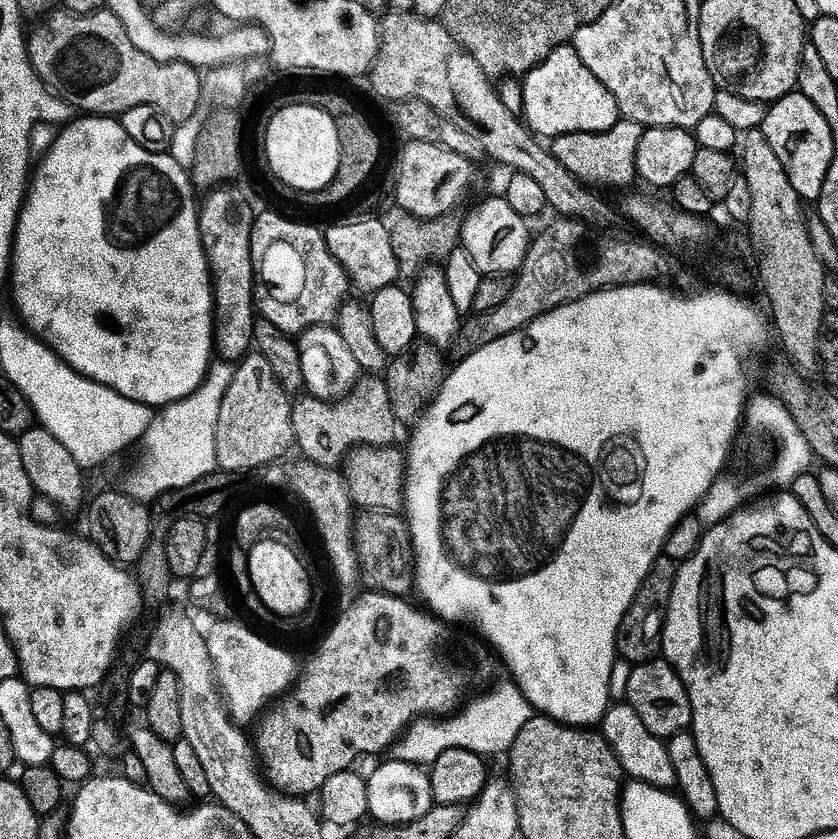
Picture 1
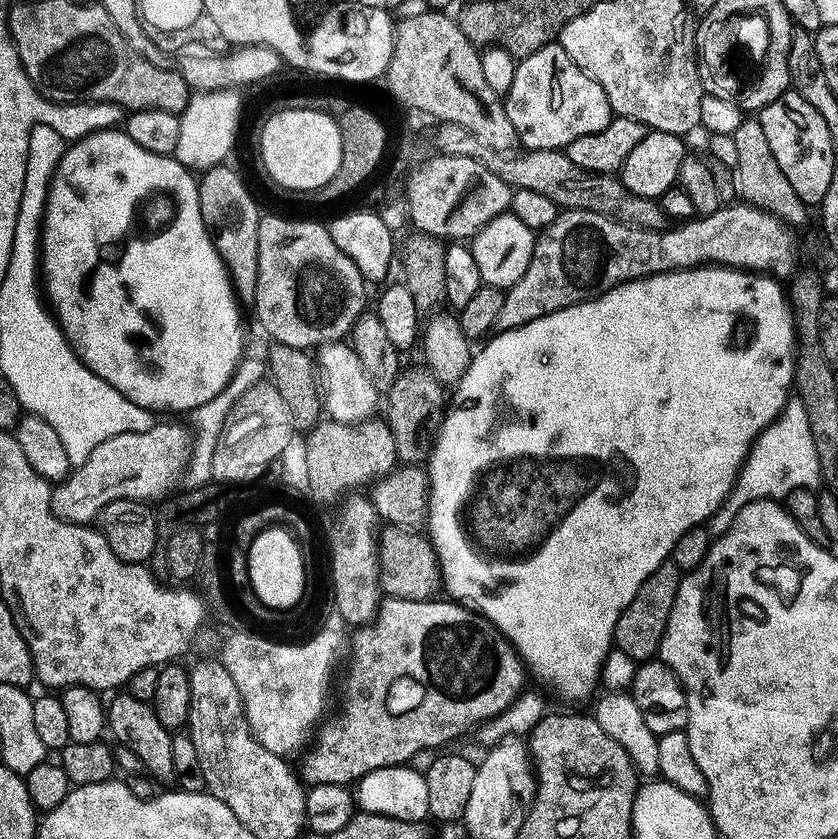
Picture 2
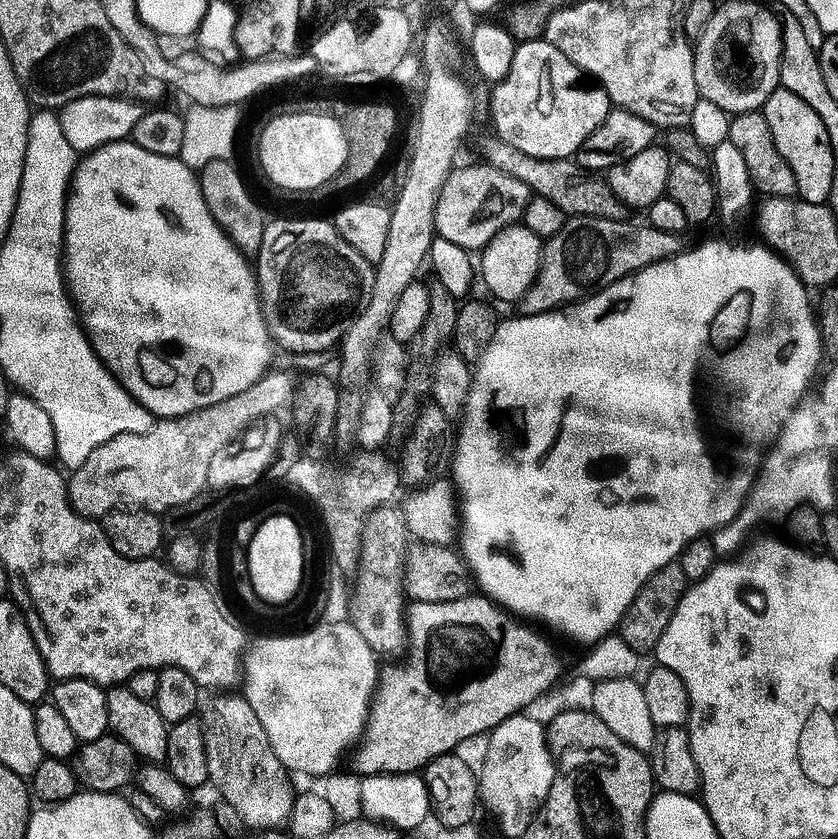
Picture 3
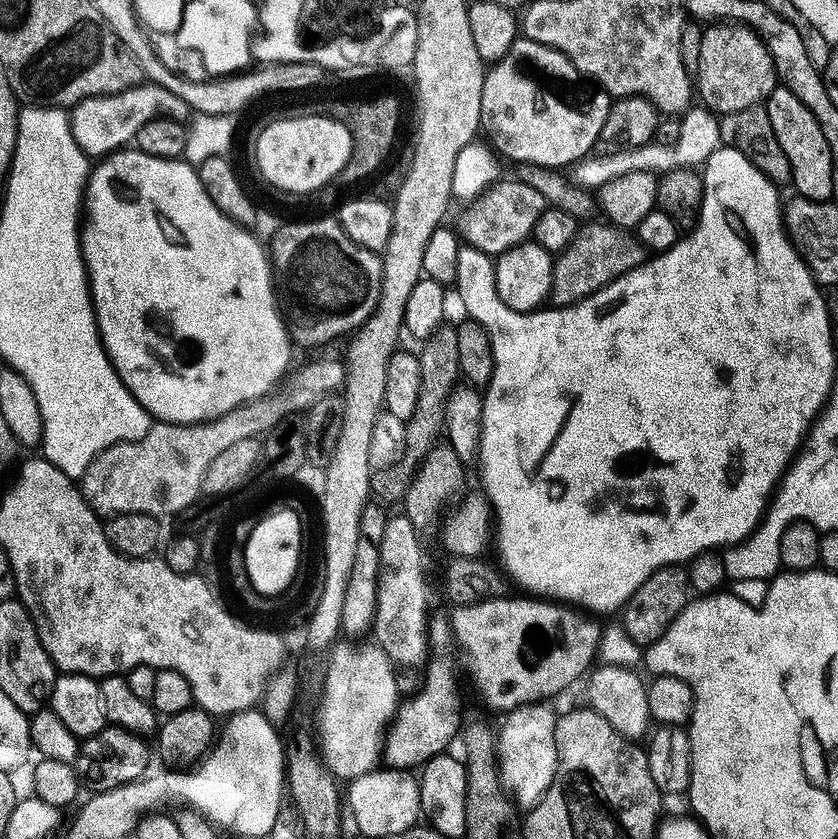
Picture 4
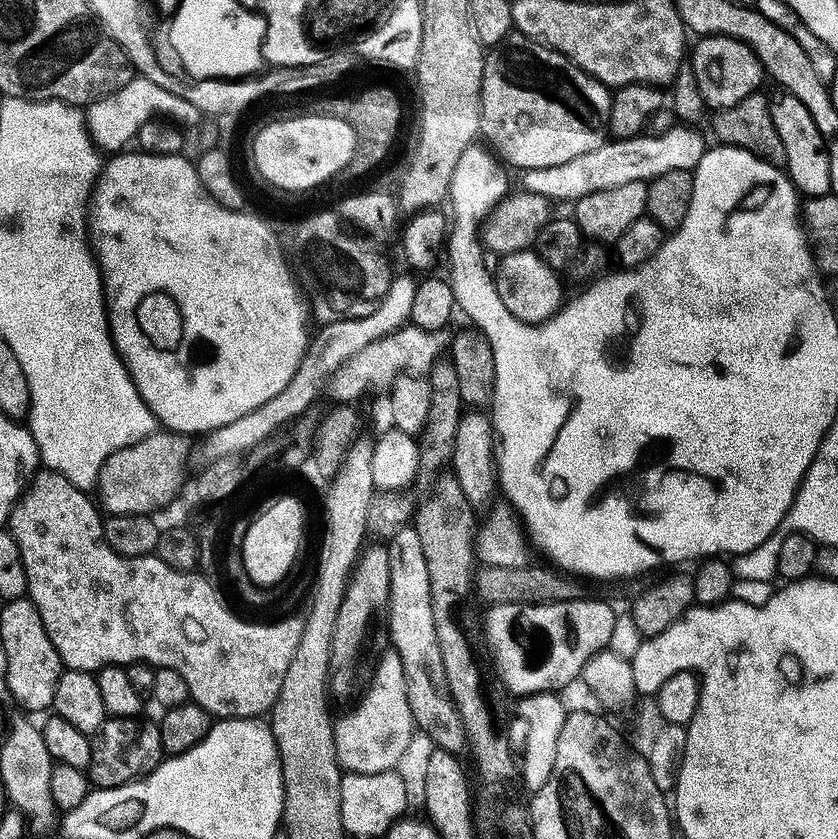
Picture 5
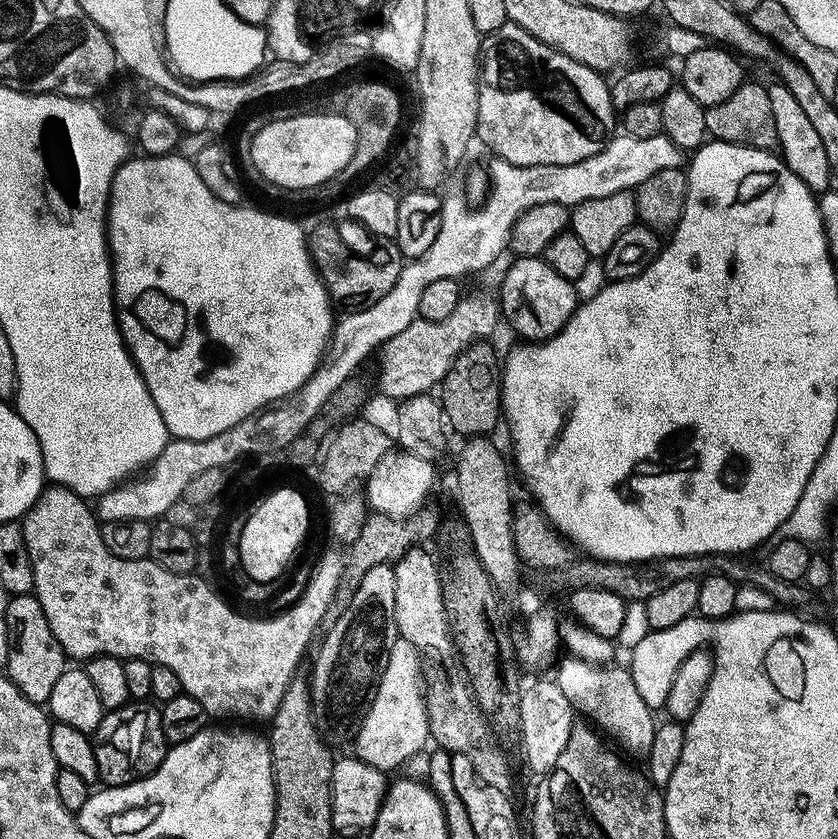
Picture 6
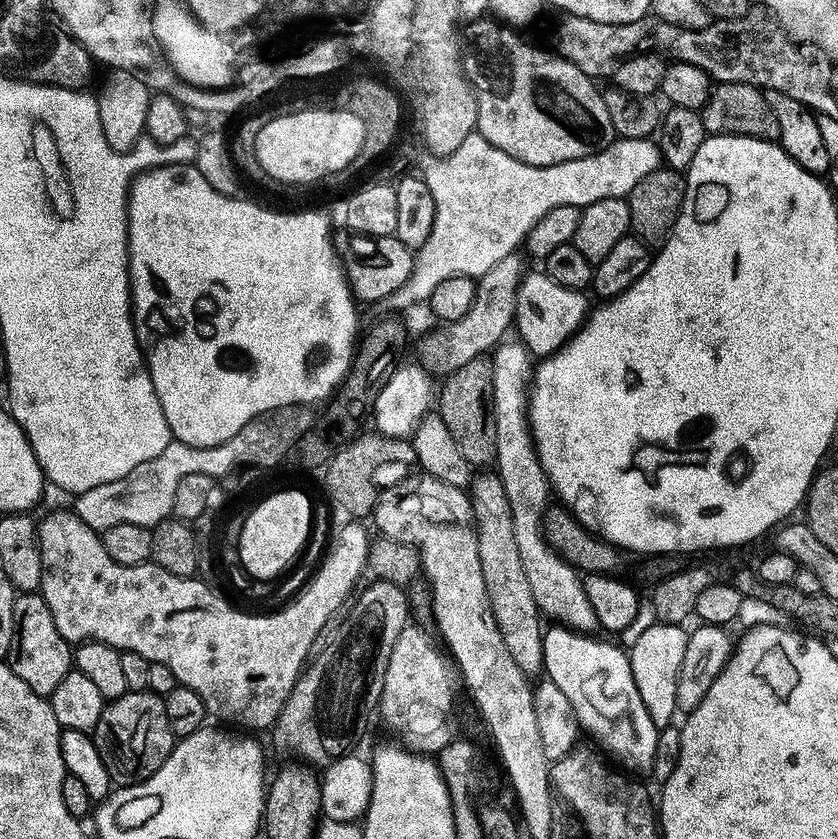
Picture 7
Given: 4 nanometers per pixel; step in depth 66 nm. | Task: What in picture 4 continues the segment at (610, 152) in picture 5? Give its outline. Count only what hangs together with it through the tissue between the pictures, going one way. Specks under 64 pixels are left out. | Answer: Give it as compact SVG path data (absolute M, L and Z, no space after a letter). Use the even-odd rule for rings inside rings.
M696 106L684 113L681 119L682 134L678 134L678 142L674 146L662 146L658 143L648 144L645 148L630 148L627 150L613 151L613 156L593 155L591 158L580 161L575 165L575 183L581 188L599 190L626 174L635 171L653 172L663 174L673 172L675 168L703 169L710 157L723 145L722 130L720 129L721 117L709 111L704 106Z

